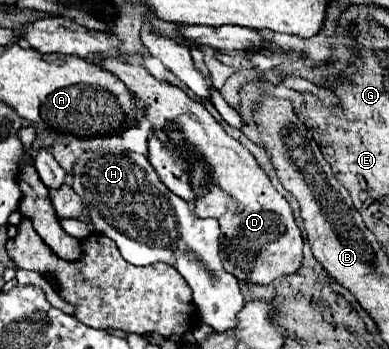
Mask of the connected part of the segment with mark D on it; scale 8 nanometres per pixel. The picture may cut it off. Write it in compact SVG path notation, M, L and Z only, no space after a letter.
M103 58L101 66L113 72L133 92L137 102L145 104L145 116L155 130L167 120L179 122L183 134L195 150L201 150L205 166L213 172L213 186L195 202L199 218L217 218L221 226L221 260L229 274L249 284L271 284L281 276L295 274L303 262L303 236L295 224L289 202L273 188L267 172L255 162L247 148L231 138L201 102L191 100L183 90L159 82L141 64L127 58Z

